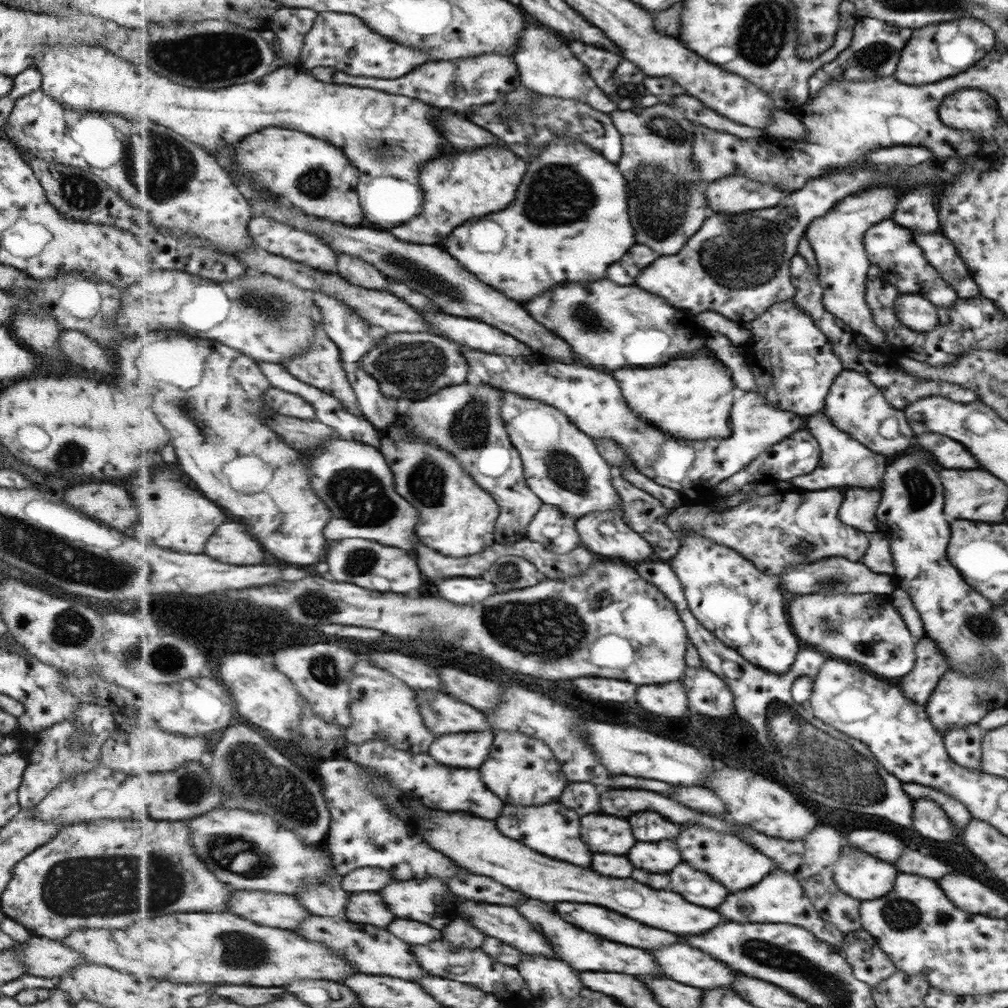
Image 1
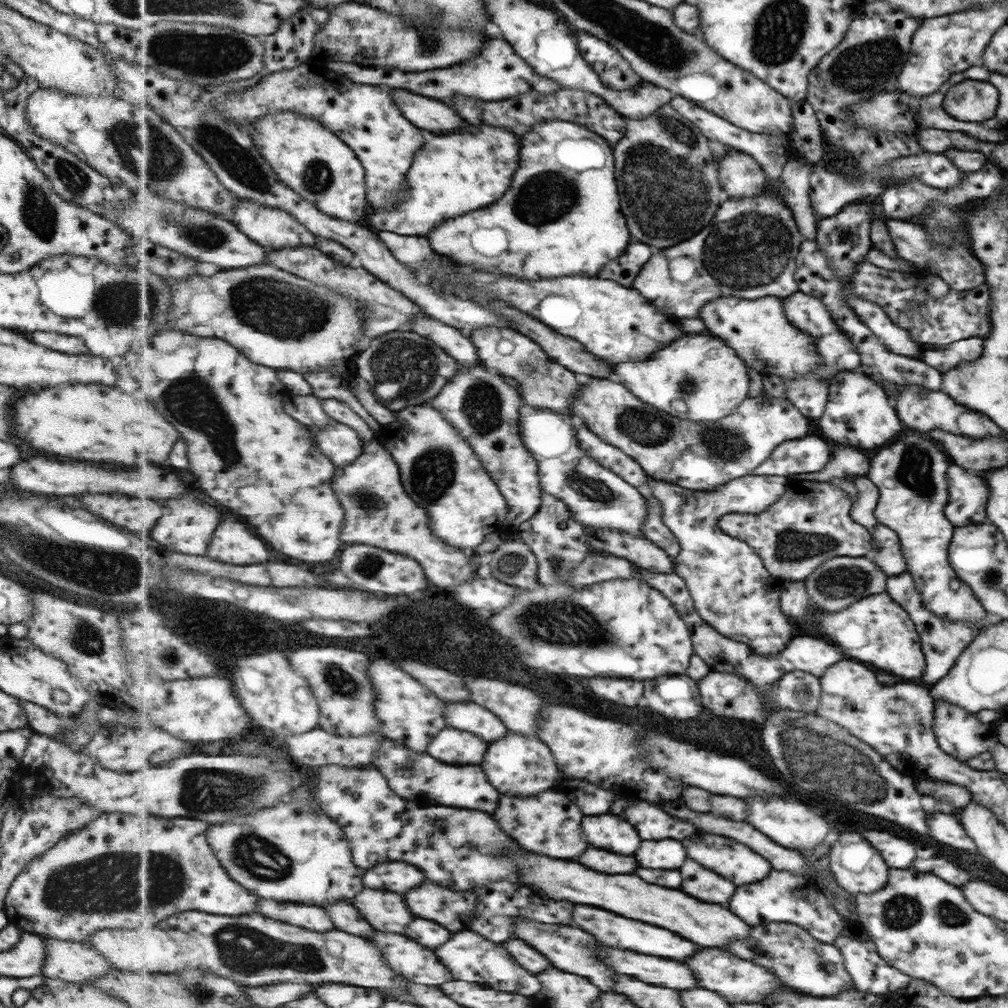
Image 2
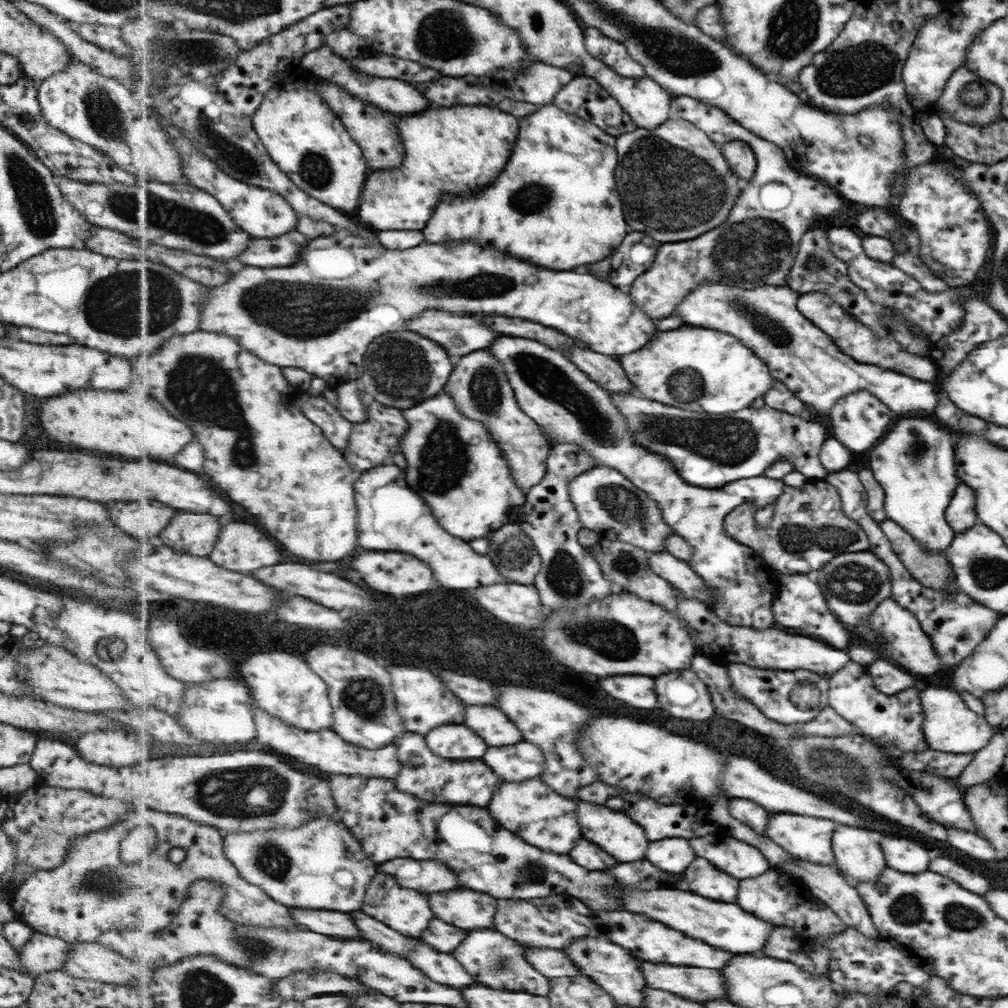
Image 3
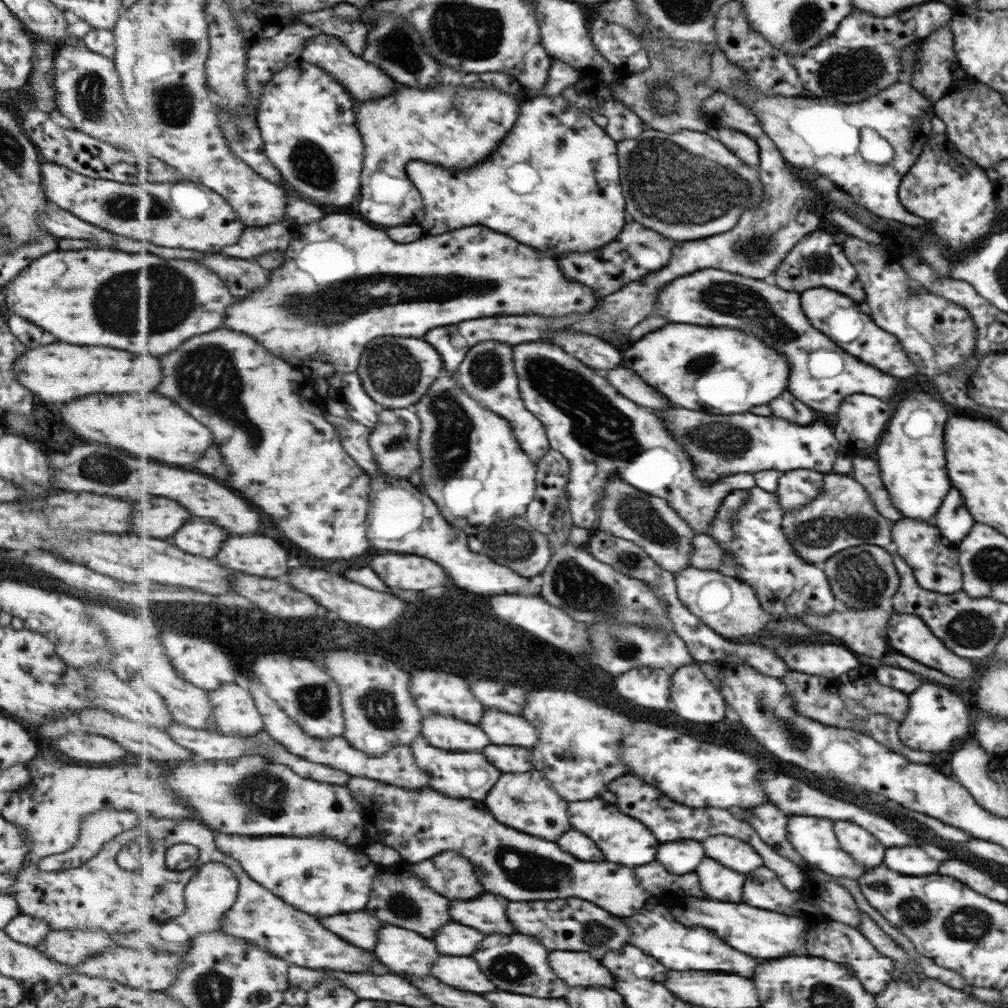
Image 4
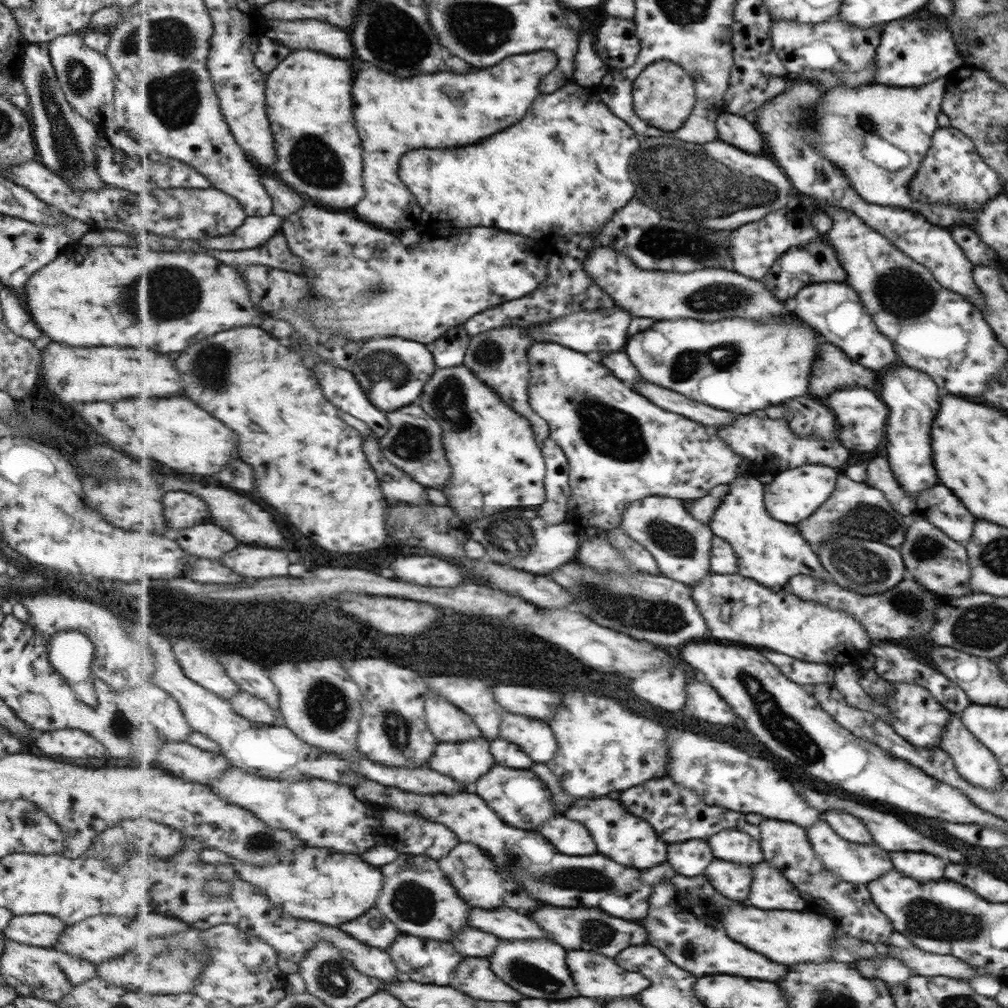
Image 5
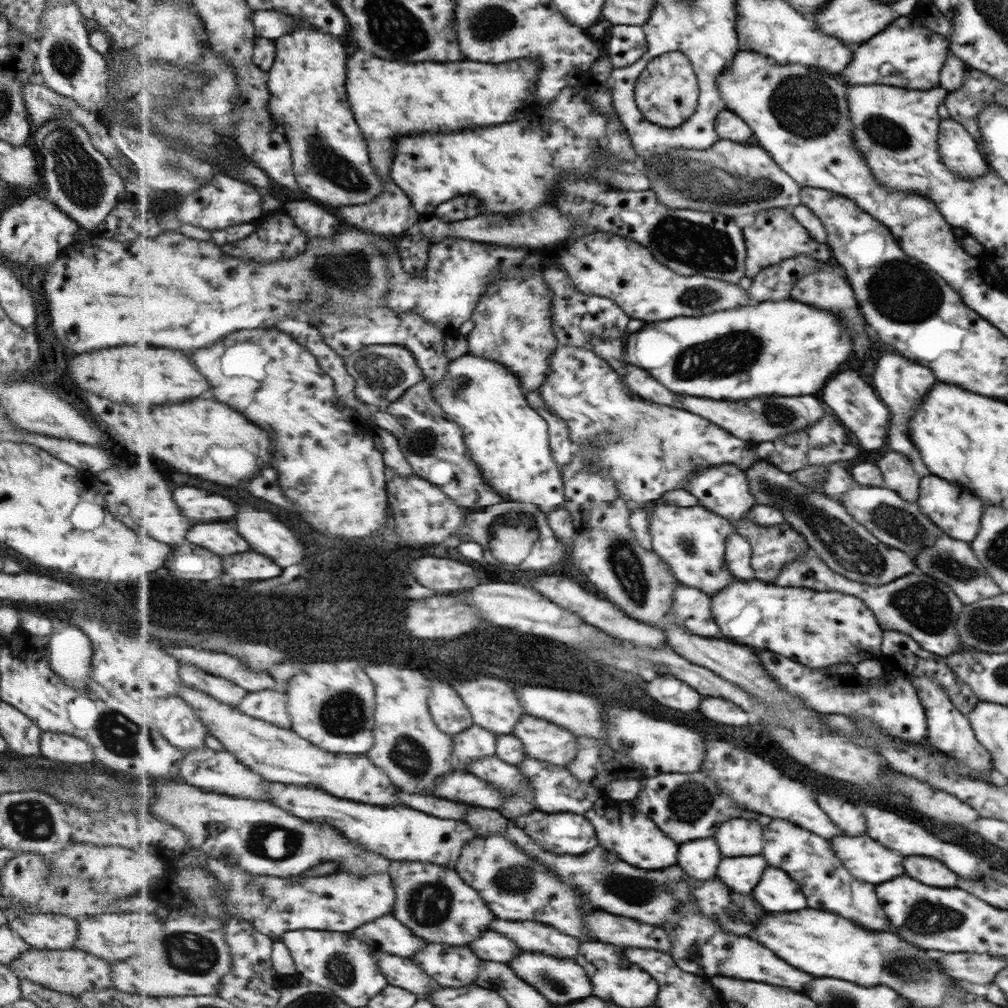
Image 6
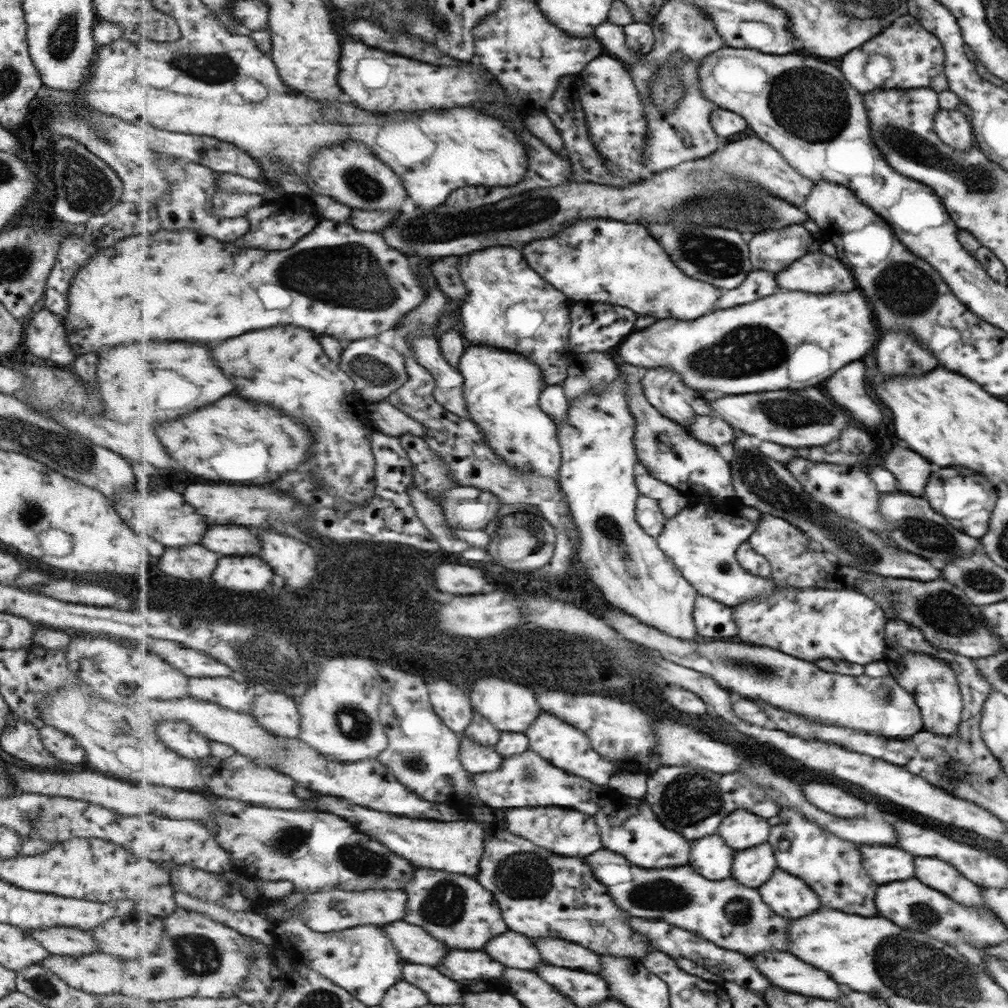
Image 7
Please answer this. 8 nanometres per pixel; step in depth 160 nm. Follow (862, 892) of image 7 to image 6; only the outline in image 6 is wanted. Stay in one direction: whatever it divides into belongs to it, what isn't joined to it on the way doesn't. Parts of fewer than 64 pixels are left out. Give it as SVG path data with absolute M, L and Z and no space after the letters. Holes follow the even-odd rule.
M772 819L765 826L765 839L766 846L762 854L767 862L770 866L791 872L791 876L802 885L811 908L839 912L839 916L847 916L847 920L855 920L855 924L863 924L863 928L871 928L875 932L887 931L889 922L877 898L877 888L873 890L873 884L869 886L869 883L850 875L849 869L835 855L831 841L794 821L783 819Z

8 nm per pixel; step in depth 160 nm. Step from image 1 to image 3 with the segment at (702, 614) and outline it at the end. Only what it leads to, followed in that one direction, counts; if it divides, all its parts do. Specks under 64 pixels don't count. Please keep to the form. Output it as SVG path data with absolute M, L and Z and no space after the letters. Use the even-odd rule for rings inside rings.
M507 335L495 339L489 348L491 352L495 352L494 357L502 361L506 372L509 373L510 383L514 387L514 393L523 411L538 421L543 432L553 440L553 444L579 444L584 451L596 458L598 464L596 468L608 466L620 470L633 484L658 501L667 524L670 524L679 536L689 540L694 548L694 555L688 563L692 570L704 578L704 581L714 590L716 603L715 608L711 610L714 610L717 616L731 626L753 628L757 631L779 628L775 622L773 608L774 598L779 588L776 574L754 548L735 540L724 526L726 516L742 504L752 502L757 511L768 504L776 503L784 493L786 485L783 479L777 480L761 475L751 479L737 480L718 489L701 488L699 485L689 484L666 456L653 454L634 439L634 432L628 427L625 415L614 404L613 392L603 388L598 381L583 372L583 369L579 368L565 353L538 340Z

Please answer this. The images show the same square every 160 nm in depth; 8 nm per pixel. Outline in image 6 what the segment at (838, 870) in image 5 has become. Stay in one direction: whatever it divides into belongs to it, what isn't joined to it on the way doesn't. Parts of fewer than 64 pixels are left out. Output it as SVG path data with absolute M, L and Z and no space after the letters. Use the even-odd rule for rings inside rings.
M866 834L858 837L837 835L829 841L835 855L857 880L879 884L903 874L901 854L883 848Z

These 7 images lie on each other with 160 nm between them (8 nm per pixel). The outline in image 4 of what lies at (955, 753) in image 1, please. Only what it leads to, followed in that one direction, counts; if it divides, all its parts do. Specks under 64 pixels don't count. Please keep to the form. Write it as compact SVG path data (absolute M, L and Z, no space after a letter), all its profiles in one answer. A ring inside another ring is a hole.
M925 682L913 692L910 692L908 696L909 710L906 712L906 718L895 727L895 733L898 739L906 747L909 747L911 750L941 754L941 750L947 750L947 748L955 746L957 740L959 740L959 744L967 740L967 736L969 736L969 710L967 710L967 706L961 702L959 696L951 694L949 690L945 690L942 685L936 684L935 682Z

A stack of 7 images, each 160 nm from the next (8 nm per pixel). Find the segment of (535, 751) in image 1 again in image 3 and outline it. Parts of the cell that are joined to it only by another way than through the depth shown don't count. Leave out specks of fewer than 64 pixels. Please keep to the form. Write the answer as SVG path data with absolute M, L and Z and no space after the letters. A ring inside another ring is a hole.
M523 740L521 743L501 747L489 747L485 761L504 782L523 782L541 778L547 770L547 754L539 745Z

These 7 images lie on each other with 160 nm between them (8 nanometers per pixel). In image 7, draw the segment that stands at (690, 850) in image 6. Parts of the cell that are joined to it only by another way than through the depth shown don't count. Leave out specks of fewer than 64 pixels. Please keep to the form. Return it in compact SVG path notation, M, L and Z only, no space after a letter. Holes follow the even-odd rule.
M707 836L691 844L691 866L697 868L703 876L713 880L725 880L733 876L733 856L735 850L727 846L725 839L719 836Z

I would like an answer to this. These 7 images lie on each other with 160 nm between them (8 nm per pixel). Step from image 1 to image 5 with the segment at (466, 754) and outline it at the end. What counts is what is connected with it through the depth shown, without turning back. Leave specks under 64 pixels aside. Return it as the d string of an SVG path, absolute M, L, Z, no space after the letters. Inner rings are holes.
M429 694L426 721L441 743L467 742L484 736L473 717L439 694Z

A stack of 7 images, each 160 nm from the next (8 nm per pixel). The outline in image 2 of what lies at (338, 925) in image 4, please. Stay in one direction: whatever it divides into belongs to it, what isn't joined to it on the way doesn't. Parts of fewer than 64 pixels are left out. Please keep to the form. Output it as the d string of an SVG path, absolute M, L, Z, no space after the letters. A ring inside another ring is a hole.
M260 898L259 907L261 907L262 916L272 920L279 920L315 932L329 932L337 929L323 906Z

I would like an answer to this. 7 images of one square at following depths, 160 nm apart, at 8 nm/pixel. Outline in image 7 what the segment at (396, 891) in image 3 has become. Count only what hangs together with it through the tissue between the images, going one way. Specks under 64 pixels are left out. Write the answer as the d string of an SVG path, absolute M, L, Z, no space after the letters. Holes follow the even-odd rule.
M415 867L414 878L406 884L404 891L411 896L407 904L406 922L422 926L449 948L481 950L489 940L510 930L503 920L502 908L498 901L495 902L494 892L477 882L476 877Z

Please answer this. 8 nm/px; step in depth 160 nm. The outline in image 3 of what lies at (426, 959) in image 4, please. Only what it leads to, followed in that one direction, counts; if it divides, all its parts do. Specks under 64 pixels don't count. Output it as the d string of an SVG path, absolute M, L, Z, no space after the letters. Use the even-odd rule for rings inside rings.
M361 910L350 912L350 914L355 919L363 939L371 941L376 945L379 944L388 953L406 958L411 948L414 949L414 946L421 941L411 936L405 936L398 930L393 930L387 924L371 917L370 914L363 914Z

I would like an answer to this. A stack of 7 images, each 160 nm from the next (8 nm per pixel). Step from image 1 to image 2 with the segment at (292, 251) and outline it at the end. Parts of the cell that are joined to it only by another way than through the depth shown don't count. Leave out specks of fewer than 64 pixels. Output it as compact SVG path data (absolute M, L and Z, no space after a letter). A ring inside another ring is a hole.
M239 199L239 202L233 222L251 240L266 248L317 246L316 235L286 210L263 206L250 199Z

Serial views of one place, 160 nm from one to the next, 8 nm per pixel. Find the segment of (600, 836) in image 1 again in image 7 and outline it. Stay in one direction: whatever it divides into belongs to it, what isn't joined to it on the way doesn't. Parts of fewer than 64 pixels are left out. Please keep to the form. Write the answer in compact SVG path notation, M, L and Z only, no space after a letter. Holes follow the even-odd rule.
M623 797L619 810L609 812L607 808L603 808L603 812L595 816L595 820L599 820L604 848L627 856L627 860L641 868L673 868L689 864L691 842L685 840L683 834L675 832L675 829L665 828L658 813L644 798Z

